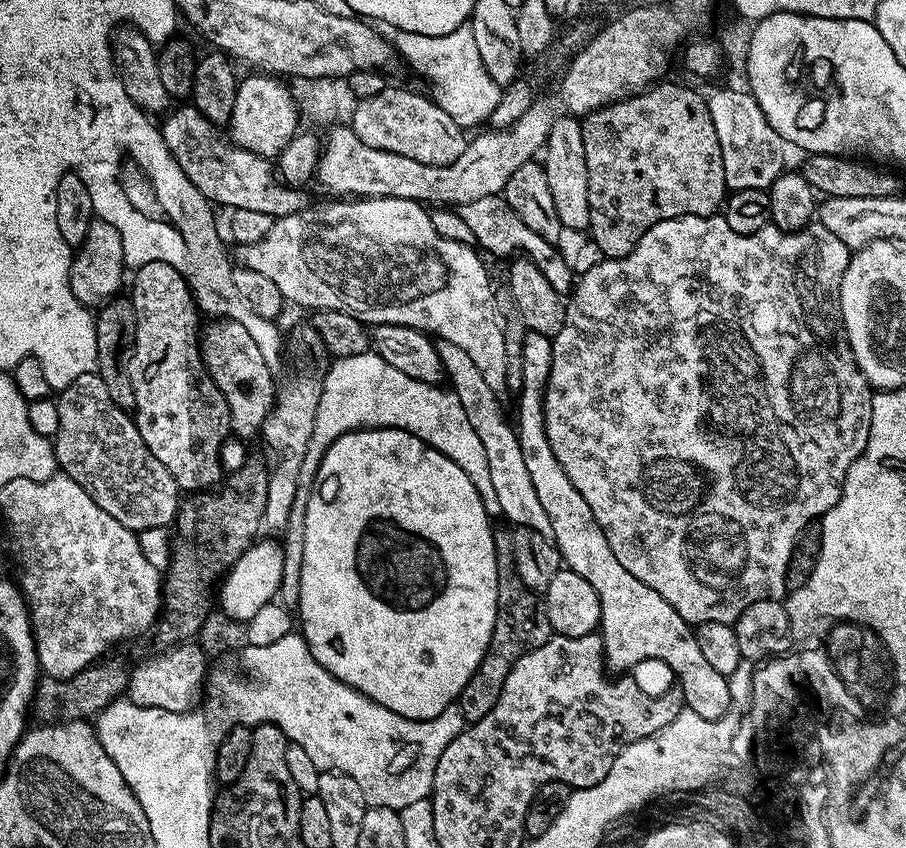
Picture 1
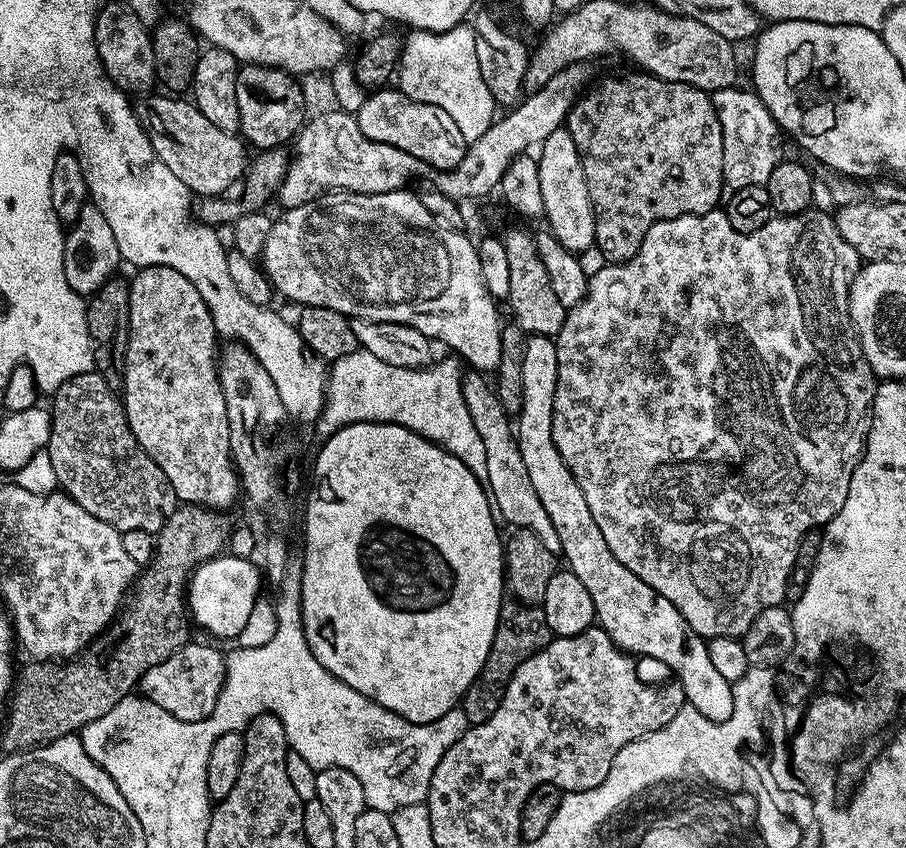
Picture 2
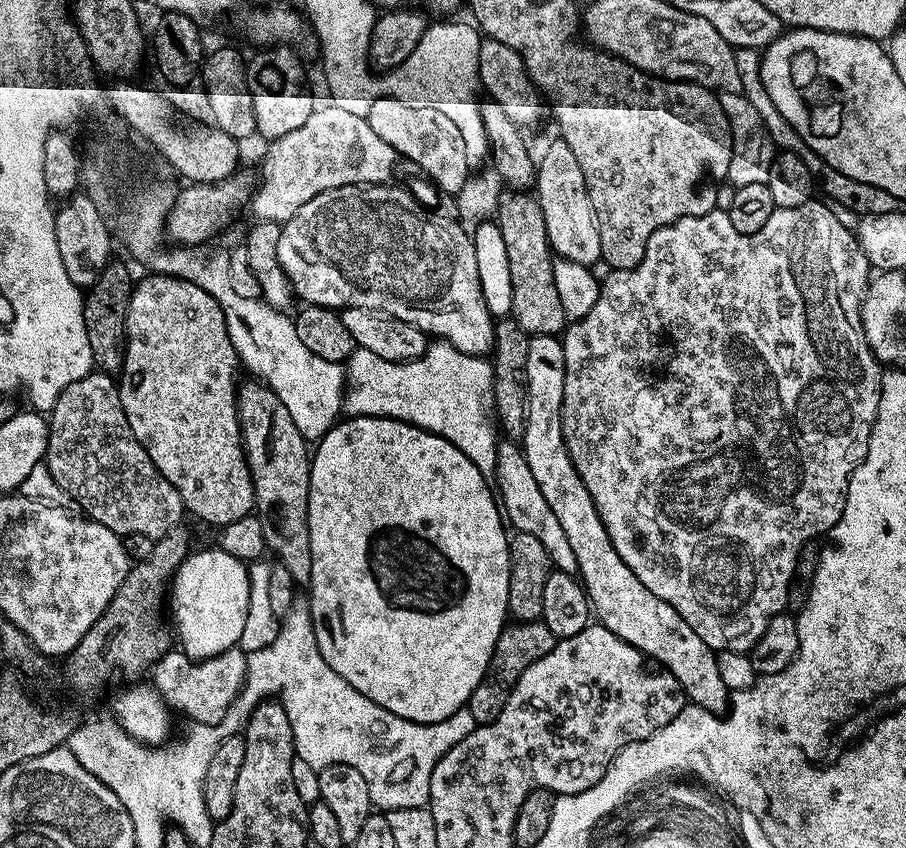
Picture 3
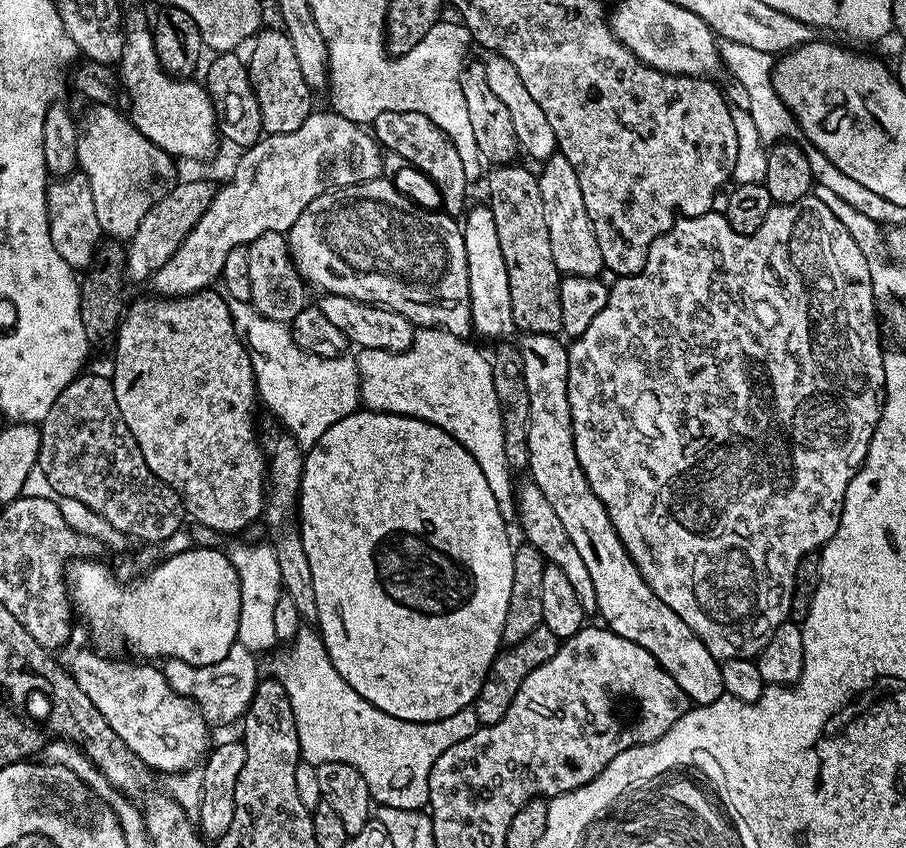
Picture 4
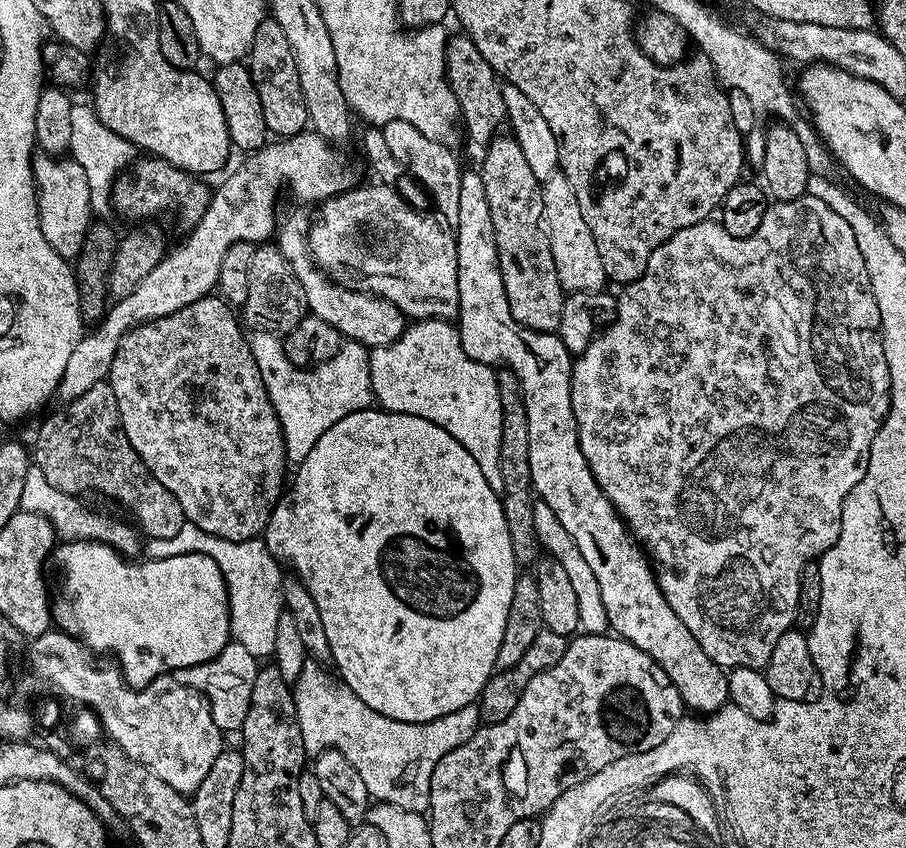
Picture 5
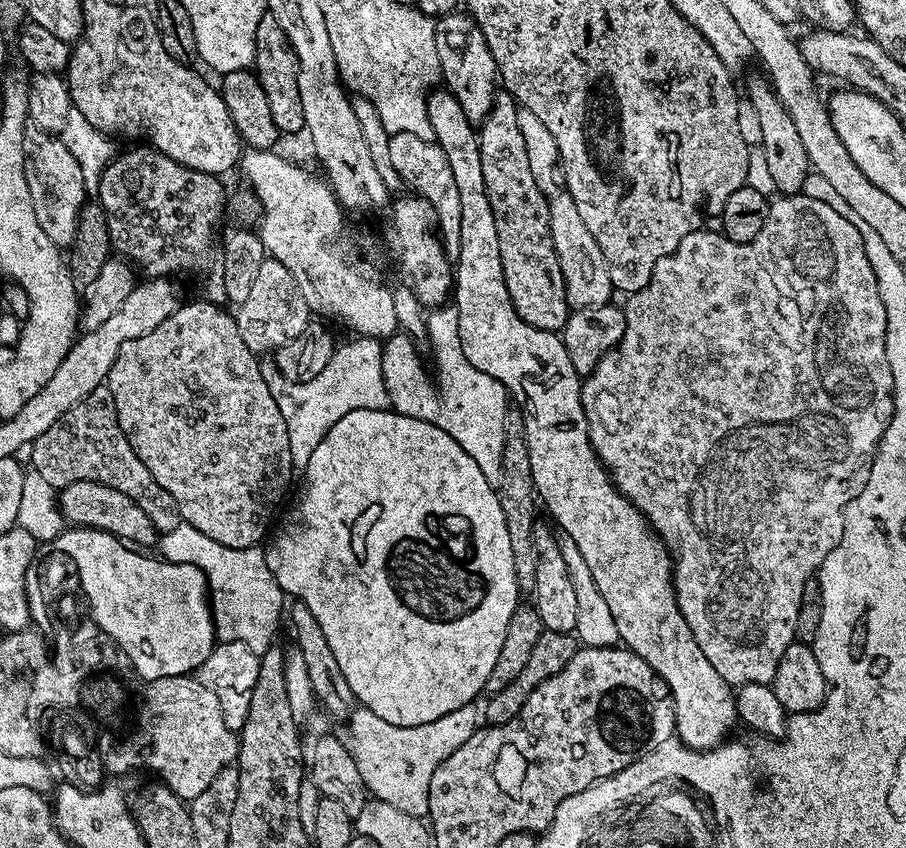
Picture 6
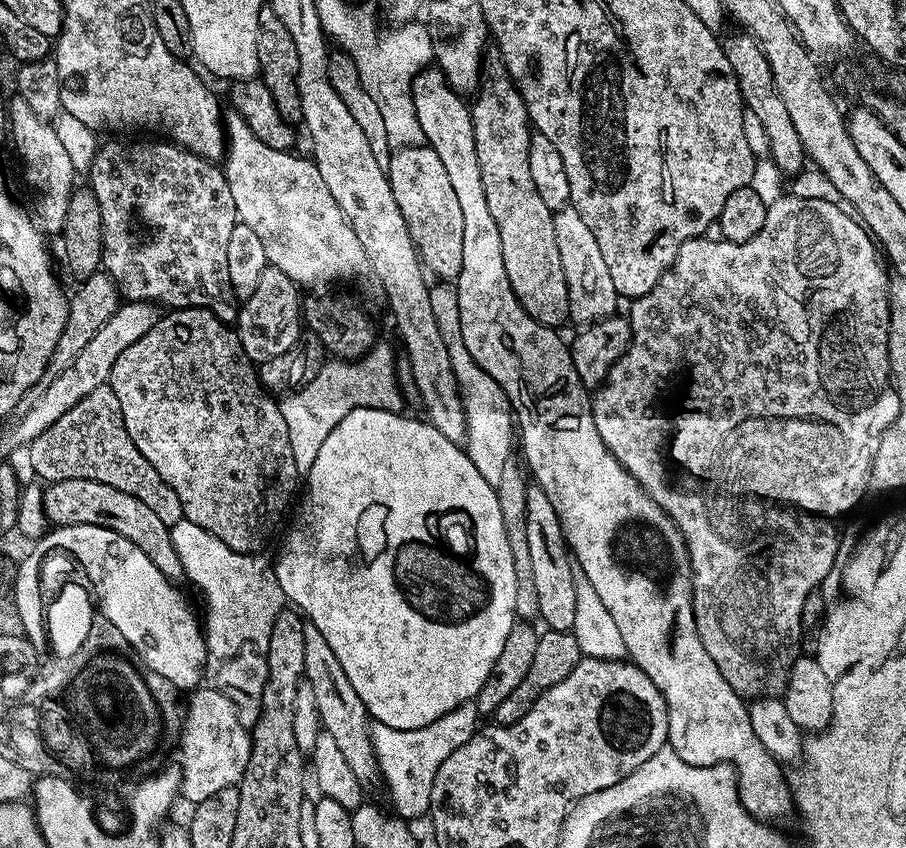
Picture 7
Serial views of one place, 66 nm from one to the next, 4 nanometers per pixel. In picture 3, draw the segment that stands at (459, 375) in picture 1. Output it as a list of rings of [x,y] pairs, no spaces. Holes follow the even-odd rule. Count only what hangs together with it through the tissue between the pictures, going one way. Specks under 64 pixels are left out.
[[[507,438],[501,439],[497,443],[494,479],[496,479],[494,488],[498,493],[498,503],[507,523],[511,527],[513,524],[516,532],[534,534],[534,538],[538,538],[538,542],[542,542],[546,554],[550,554],[555,571],[579,573],[578,558],[574,558],[574,550],[570,546],[570,541],[566,538],[566,533],[562,531],[562,525],[558,523],[554,510],[550,510],[550,506],[542,494],[542,489],[538,487],[538,481],[530,471],[530,465],[524,457],[523,447],[519,443]]]

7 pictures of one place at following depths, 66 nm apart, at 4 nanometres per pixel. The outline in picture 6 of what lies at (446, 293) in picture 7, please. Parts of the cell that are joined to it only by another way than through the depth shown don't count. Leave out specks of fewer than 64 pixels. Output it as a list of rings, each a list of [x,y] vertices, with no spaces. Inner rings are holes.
[[[437,306],[427,313],[426,319],[428,321],[426,340],[427,343],[432,343],[432,356],[436,359],[437,370],[440,371],[440,392],[436,389],[435,382],[428,377],[428,372],[424,369],[419,354],[416,353],[417,341],[407,334],[390,336],[383,341],[382,382],[386,382],[386,394],[391,411],[410,418],[418,418],[422,422],[430,422],[446,430],[446,434],[450,434],[450,438],[454,438],[454,442],[458,442],[458,446],[462,446],[462,450],[466,450],[466,454],[470,454],[478,462],[478,470],[486,474],[486,482],[490,482],[493,486],[499,485],[502,474],[504,423],[510,407],[508,391],[502,386],[502,382],[498,382],[490,374],[470,366],[470,358],[462,354],[462,338],[458,334],[458,314],[455,307]]]

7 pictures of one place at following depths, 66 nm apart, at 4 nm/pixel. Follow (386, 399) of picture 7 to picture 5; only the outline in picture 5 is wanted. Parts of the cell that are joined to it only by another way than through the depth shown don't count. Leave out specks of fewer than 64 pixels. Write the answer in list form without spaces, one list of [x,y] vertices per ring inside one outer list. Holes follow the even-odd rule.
[[[253,331],[250,343],[258,374],[262,374],[266,394],[278,414],[280,429],[284,431],[284,455],[289,465],[299,466],[306,454],[314,450],[314,442],[318,442],[334,422],[342,422],[342,418],[350,414],[373,407],[369,349],[364,345],[349,340],[341,343],[332,360],[297,368],[284,353],[284,341],[277,333]]]

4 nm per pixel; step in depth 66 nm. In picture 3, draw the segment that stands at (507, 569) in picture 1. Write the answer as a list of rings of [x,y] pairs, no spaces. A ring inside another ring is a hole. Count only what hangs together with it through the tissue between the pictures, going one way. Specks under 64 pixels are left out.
[[[541,619],[505,623],[494,646],[494,654],[486,666],[486,674],[482,682],[478,682],[474,694],[470,694],[466,705],[470,714],[474,714],[477,725],[494,722],[498,714],[502,714],[518,678],[522,678],[522,674],[526,674],[527,668],[534,666],[538,658],[550,654],[550,650],[554,650],[557,639],[558,637],[550,630],[550,626],[546,626]]]

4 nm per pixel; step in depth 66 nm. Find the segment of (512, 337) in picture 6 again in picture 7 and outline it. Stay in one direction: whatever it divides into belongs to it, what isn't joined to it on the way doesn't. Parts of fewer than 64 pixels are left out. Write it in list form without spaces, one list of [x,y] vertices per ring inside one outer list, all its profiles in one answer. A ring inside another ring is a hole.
[[[435,66],[424,68],[412,79],[412,97],[414,98],[414,114],[418,114],[418,126],[422,126],[422,134],[427,147],[432,148],[434,154],[438,154],[442,167],[450,177],[450,187],[454,189],[454,194],[458,197],[458,203],[462,209],[462,270],[454,281],[454,287],[458,294],[462,342],[466,346],[466,350],[470,350],[470,358],[474,358],[474,362],[478,362],[478,366],[482,366],[482,370],[486,370],[486,374],[490,374],[490,378],[494,378],[494,382],[498,382],[498,386],[502,386],[511,411],[514,413],[515,423],[518,425],[518,444],[519,447],[520,444],[524,447],[525,461],[523,460],[523,463],[526,465],[531,479],[542,490],[546,490],[546,498],[550,498],[550,503],[554,505],[554,510],[562,522],[564,541],[567,542],[575,563],[586,574],[590,586],[594,586],[598,598],[602,598],[602,606],[606,606],[606,610],[610,610],[610,618],[614,618],[618,631],[622,634],[622,642],[626,642],[628,647],[627,659],[631,663],[637,664],[650,678],[650,682],[654,682],[654,686],[658,686],[658,690],[668,707],[667,747],[670,749],[671,755],[682,758],[682,762],[686,762],[690,766],[731,764],[736,770],[736,789],[740,795],[741,806],[755,820],[761,822],[777,822],[776,820],[786,819],[788,815],[793,815],[794,812],[789,777],[780,761],[775,760],[769,754],[766,746],[762,746],[762,742],[758,742],[754,729],[750,726],[750,714],[745,697],[735,692],[730,686],[730,682],[726,682],[726,678],[722,678],[722,670],[718,670],[718,666],[714,666],[714,658],[710,658],[710,654],[706,654],[706,646],[702,646],[702,638],[698,638],[698,626],[694,622],[694,606],[692,605],[692,567],[686,550],[686,542],[682,538],[678,526],[668,517],[666,510],[662,510],[662,506],[658,506],[658,502],[654,502],[654,498],[650,498],[650,494],[646,494],[646,490],[642,490],[639,482],[624,469],[622,462],[618,462],[618,458],[614,458],[614,454],[610,454],[610,450],[606,450],[606,442],[602,442],[601,436],[598,435],[598,426],[594,426],[592,396],[589,389],[584,387],[582,378],[578,378],[578,370],[574,370],[569,345],[566,340],[559,336],[561,333],[557,329],[534,322],[534,318],[530,318],[530,314],[526,314],[526,310],[522,310],[522,306],[510,286],[510,278],[506,278],[506,265],[502,262],[502,238],[498,238],[498,226],[495,224],[493,216],[490,215],[490,206],[486,203],[486,189],[482,187],[482,170],[478,170],[478,150],[474,146],[472,113],[465,97],[459,96],[449,86],[446,78]]]

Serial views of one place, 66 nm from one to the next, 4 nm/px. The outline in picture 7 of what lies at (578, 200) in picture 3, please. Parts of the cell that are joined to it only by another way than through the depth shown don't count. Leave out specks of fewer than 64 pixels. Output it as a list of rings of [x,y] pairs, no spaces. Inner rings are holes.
[[[571,206],[555,213],[554,235],[558,237],[558,254],[562,254],[562,270],[566,274],[570,298],[569,317],[573,321],[577,320],[577,325],[583,326],[613,315],[618,303],[614,282],[610,278],[610,270],[606,270],[602,250],[598,250],[598,241],[594,234],[590,234],[590,226],[582,222],[582,214],[578,214],[578,210]]]

